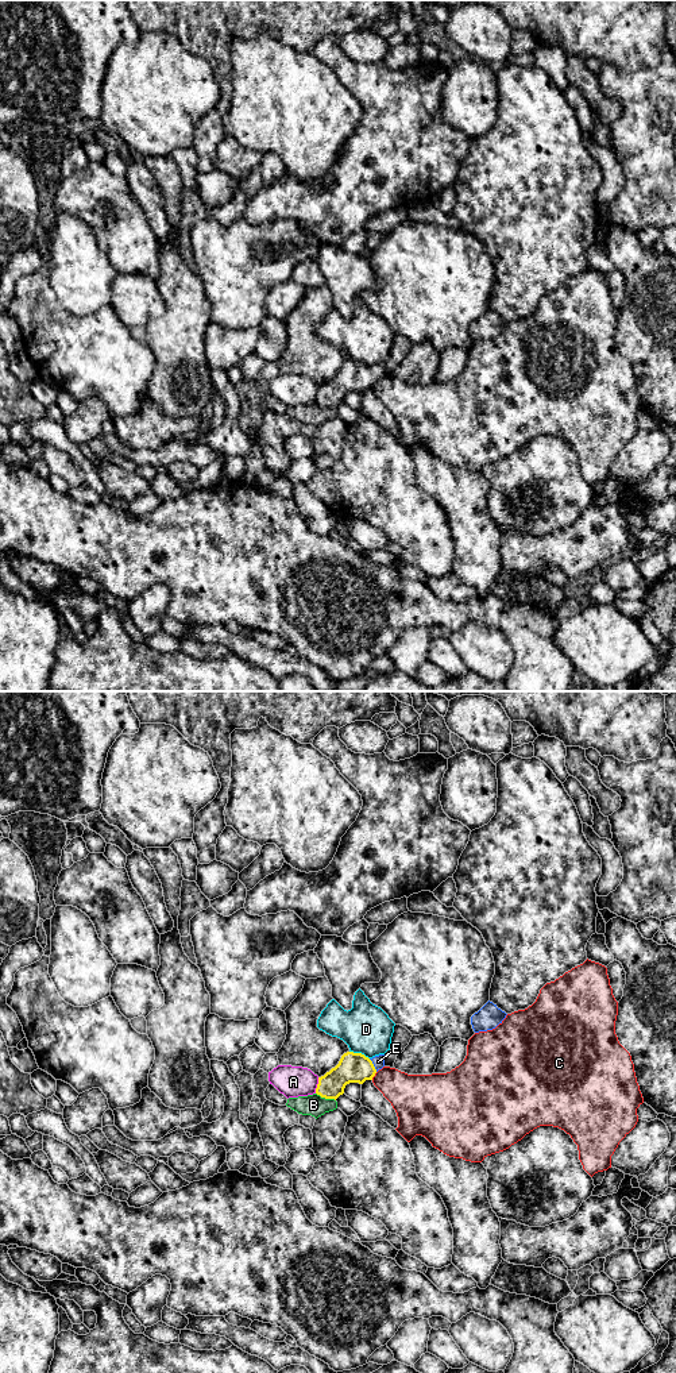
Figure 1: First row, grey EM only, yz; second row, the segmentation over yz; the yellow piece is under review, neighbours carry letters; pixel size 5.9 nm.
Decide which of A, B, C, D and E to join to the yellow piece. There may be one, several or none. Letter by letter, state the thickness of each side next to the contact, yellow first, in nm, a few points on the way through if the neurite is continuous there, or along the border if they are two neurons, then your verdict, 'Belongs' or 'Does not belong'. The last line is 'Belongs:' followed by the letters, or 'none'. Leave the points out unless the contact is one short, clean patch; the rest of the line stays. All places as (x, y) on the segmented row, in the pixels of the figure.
A: Thickness 180 nm (yellow) against 190 nm. Does not belong
B: Thickness 180 nm (yellow) against 130 nm. Does not belong
C: Thickness 180 nm (yellow) against 260 nm. Boundary: yz (377, 1072), (371, 1079). Does not belong
D: Thickness 180 nm (yellow) against 300 nm. Does not belong
E: Thickness 180 nm (yellow) against 70 nm. Path across: yz (352, 1067), (373, 1065), (378, 1061). Belongs
Belongs: E

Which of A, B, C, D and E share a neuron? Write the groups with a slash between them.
A / B / C / D / E

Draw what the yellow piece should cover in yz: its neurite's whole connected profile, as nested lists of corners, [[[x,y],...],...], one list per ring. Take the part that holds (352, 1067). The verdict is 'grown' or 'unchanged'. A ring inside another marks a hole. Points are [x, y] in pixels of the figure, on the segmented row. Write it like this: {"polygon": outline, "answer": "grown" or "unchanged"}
{"polygon": [[[347,1052],[335,1068],[318,1077],[316,1094],[321,1098],[336,1100],[344,1094],[347,1084],[363,1084],[366,1080],[372,1080],[383,1067],[385,1054],[368,1058],[362,1053]]], "answer": "grown"}

